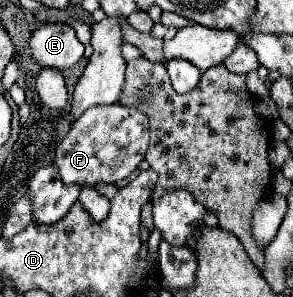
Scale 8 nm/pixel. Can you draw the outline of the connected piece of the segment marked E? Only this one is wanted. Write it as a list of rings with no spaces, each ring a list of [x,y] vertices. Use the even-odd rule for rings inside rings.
[[[41,24],[31,36],[33,58],[41,66],[71,68],[83,56],[83,44],[69,24]]]

